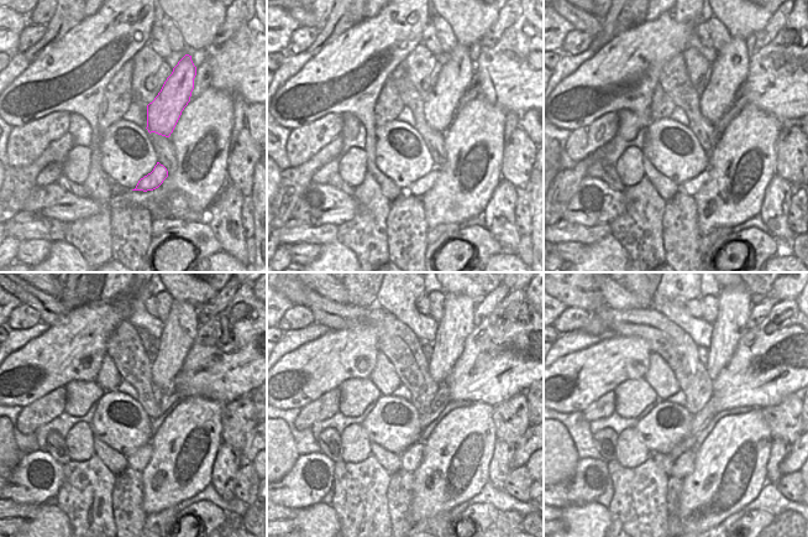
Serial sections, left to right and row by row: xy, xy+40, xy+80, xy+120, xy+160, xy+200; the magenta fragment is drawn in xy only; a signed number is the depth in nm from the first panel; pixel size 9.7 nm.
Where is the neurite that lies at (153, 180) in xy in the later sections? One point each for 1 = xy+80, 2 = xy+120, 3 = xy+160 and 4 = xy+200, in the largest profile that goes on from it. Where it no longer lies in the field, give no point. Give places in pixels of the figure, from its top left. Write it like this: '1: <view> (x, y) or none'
1: xy+80 (693, 186)
2: xy+120 (142, 455)
3: xy+160 (415, 453)
4: xy+200 (688, 455)

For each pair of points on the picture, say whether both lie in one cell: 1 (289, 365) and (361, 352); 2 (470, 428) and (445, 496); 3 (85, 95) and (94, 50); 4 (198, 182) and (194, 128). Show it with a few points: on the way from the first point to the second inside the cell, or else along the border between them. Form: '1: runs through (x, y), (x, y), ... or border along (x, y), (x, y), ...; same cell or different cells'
1: runs through (307, 365), (321, 365), (344, 354); same cell
2: runs through (458, 446), (451, 455), (445, 479); same cell
3: runs through (85, 84), (85, 64), (89, 61); same cell
4: runs through (198, 168), (198, 141); same cell

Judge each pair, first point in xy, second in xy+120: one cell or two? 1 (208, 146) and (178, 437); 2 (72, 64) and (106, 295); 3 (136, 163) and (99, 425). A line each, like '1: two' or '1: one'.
1: one
2: two
3: one

